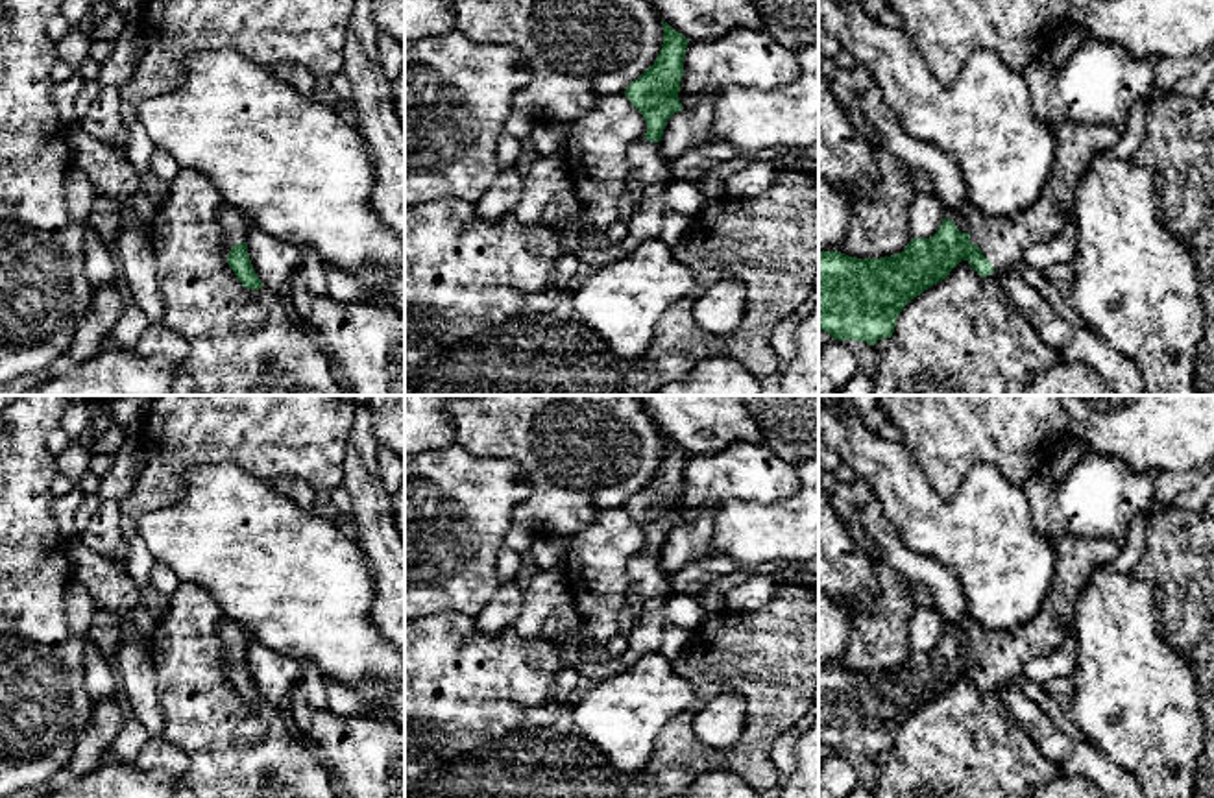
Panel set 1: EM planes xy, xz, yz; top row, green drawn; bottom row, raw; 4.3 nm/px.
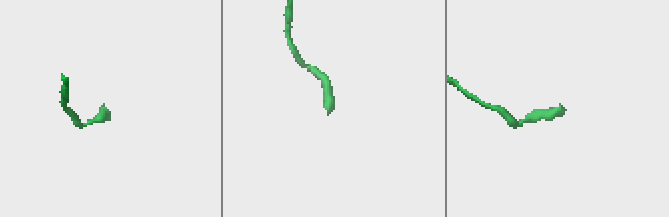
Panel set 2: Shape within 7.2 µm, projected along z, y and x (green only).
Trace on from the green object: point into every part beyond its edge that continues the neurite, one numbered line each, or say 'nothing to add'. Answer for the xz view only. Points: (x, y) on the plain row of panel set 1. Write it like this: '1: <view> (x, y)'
1: xz (647, 580)

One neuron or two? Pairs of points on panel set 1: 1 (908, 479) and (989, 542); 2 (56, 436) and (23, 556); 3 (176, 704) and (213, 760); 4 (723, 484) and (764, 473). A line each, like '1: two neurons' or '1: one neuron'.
1: one neuron
2: two neurons
3: one neuron
4: one neuron

